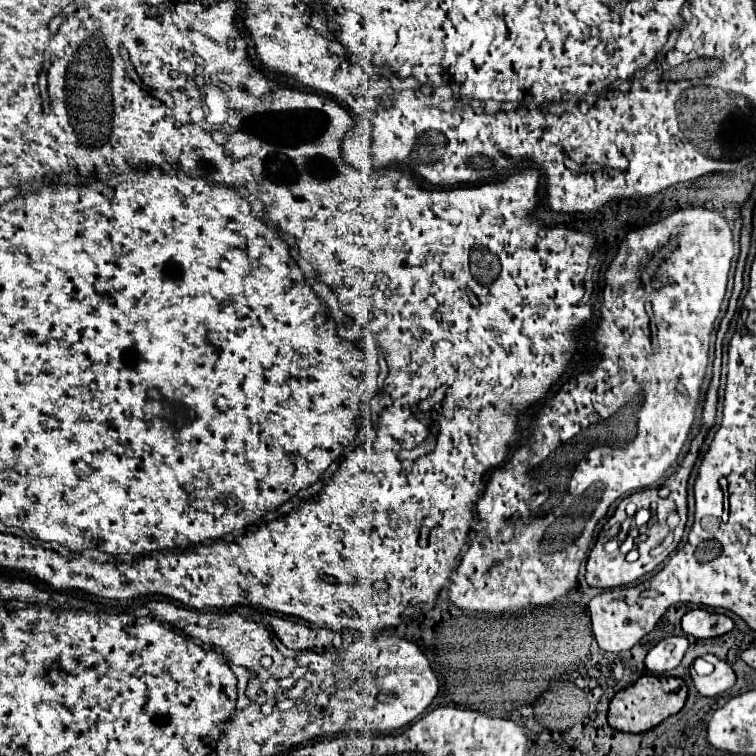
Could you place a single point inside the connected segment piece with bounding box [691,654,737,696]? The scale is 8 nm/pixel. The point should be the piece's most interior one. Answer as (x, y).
(722, 678)

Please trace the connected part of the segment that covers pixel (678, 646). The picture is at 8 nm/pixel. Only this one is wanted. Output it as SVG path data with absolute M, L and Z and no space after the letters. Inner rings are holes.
M667 636L657 646L653 646L645 658L647 670L655 674L663 674L681 664L685 652L689 648L689 640L685 636Z

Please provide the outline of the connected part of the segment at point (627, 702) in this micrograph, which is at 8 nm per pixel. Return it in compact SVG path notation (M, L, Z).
M641 676L629 688L617 692L609 706L609 724L621 732L647 732L659 726L665 718L677 714L687 700L687 684L683 678L673 676Z

